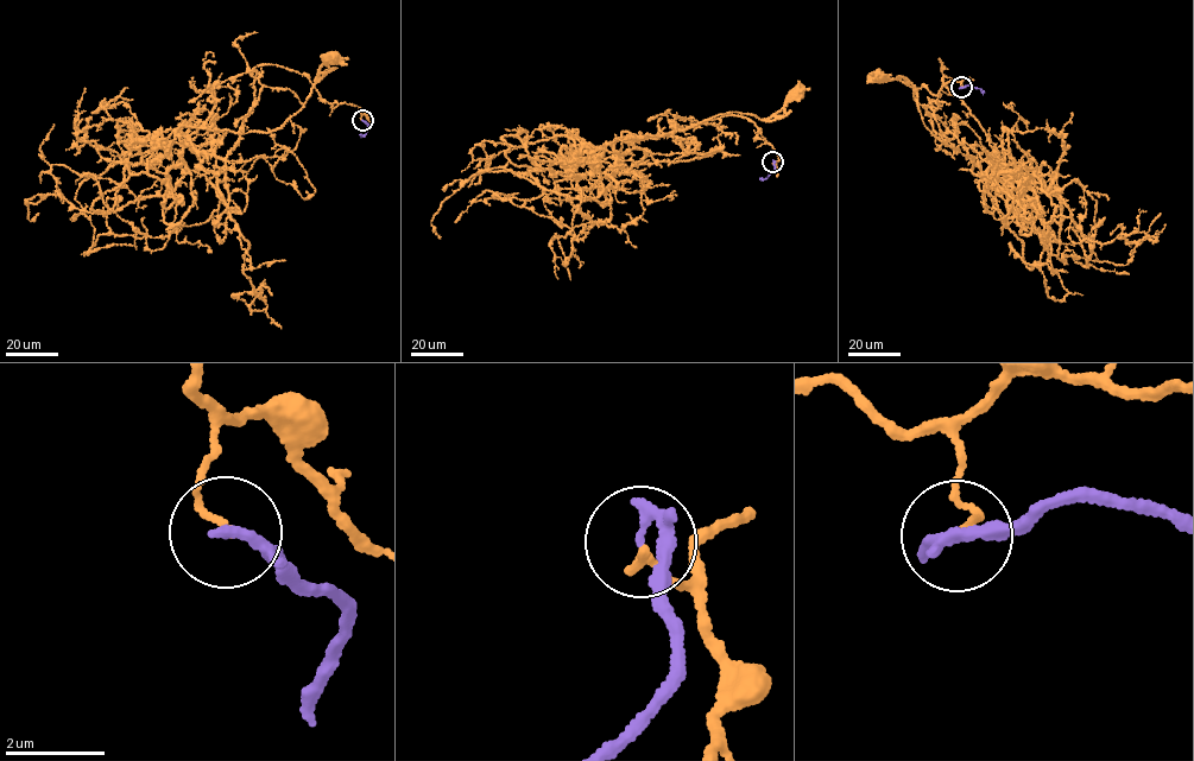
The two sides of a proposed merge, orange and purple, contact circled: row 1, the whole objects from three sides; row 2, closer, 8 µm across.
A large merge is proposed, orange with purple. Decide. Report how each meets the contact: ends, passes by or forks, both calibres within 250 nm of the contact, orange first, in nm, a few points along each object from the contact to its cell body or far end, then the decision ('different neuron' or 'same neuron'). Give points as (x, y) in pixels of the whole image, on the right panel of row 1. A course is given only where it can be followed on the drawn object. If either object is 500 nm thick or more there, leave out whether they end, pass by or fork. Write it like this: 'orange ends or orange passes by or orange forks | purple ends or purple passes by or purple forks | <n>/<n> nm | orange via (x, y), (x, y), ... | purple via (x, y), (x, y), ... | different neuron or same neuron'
orange ends | purple ends | 120/220 nm | orange via (961, 87), (951, 80), (940, 95), (923, 86), (914, 96), (974, 163), (924, 125), (916, 90), (880, 76) | purple via (961, 87), (970, 86), (983, 93) | different neuron

